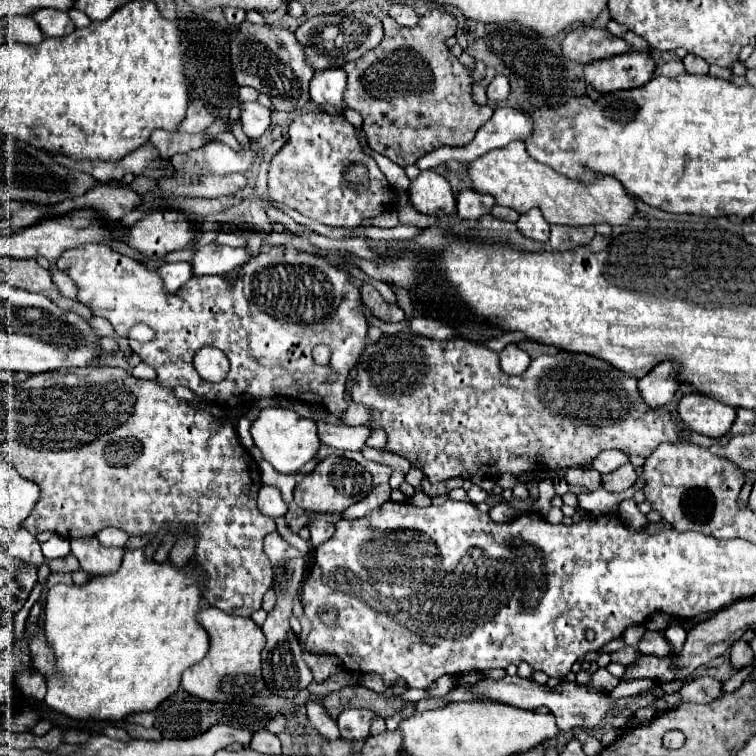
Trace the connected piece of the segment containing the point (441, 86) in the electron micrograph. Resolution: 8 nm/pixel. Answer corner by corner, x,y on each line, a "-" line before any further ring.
432,9
420,17
416,27
400,27
392,17
384,17
382,25
382,43
360,59
342,65
348,73
344,99
362,115
362,129
372,151
406,167
432,149
468,145
494,109
472,101
472,69
462,65
446,47
446,39
456,31
456,19

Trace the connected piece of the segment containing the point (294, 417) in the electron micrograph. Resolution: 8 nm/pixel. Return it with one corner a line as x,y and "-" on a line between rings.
268,407
262,409
258,419
252,423
252,439
256,447
262,451
264,459
272,463
272,467
282,475
298,475
302,467
318,453
320,439
316,433
316,423
312,419
304,419
292,409

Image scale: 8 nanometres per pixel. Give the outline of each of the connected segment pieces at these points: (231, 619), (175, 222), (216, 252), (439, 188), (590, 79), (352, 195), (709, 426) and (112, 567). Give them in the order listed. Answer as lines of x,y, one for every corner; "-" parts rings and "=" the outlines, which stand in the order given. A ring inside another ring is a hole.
214,607
202,609
196,619
210,637
210,651
200,663
196,663
182,675
180,687
190,695
210,703
246,699
258,695
264,689
264,681
260,675
260,651
266,639
262,635
262,629
250,617
246,619
228,615
=
154,211
128,229
126,243
146,257
166,257
194,241
194,227
180,211
=
206,245
196,251
192,259
194,275
224,275
244,265
250,259
246,249
234,249
224,245
=
420,171
408,189
410,203
416,211
432,217
450,215
456,211
456,199
450,183
436,171
=
630,49
624,55
584,65
584,79
588,85
604,95
622,89
642,87
652,79
654,67
656,65
648,53
=
304,113
298,115
290,123
290,139
286,145
278,151
278,155
270,163
270,173
268,173
268,191
272,201
284,203
298,213
316,219
318,223
330,225
330,227
358,227
364,219
372,219
380,215
382,211
392,209
392,187
386,181
384,173
378,169
376,161
364,153
362,143
356,135
356,129
342,117
342,115
328,115
328,113
-
352,163
362,163
368,169
368,181
366,183
350,183
344,173
=
688,393
678,405
678,415
692,431
706,437
722,437
730,431
736,409
702,393
=
96,537
70,540
72,555
78,559
80,569
84,569
90,577
104,577
120,569
124,549
102,547

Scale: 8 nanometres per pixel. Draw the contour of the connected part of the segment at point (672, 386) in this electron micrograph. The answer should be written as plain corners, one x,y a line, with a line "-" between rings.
664,361
664,363
656,365
648,375
644,375
638,381
640,397
644,399
644,403
648,407
654,407
654,409
670,403
676,389
678,389
676,365
670,363
670,361

